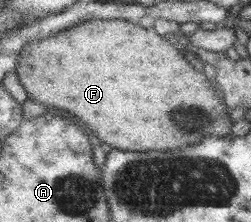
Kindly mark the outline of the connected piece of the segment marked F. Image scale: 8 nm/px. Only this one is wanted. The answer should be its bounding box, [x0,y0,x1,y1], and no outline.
[16,18,230,150]

